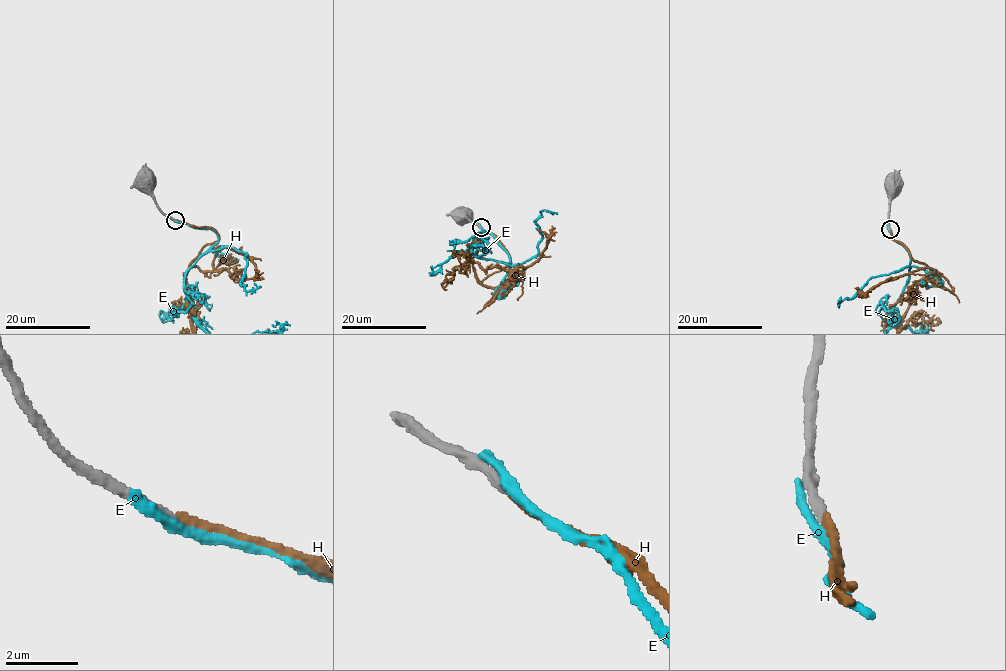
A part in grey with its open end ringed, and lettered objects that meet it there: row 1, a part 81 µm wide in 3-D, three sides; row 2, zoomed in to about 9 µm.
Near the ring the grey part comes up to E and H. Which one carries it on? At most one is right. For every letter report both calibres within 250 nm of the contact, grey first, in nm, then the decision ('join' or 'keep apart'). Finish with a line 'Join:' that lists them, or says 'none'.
E: 360 nm thick on the grey side, 320 nm on the other; keep apart
H: 280 nm thick on the grey side, 240 nm on the other; join
Join: H

